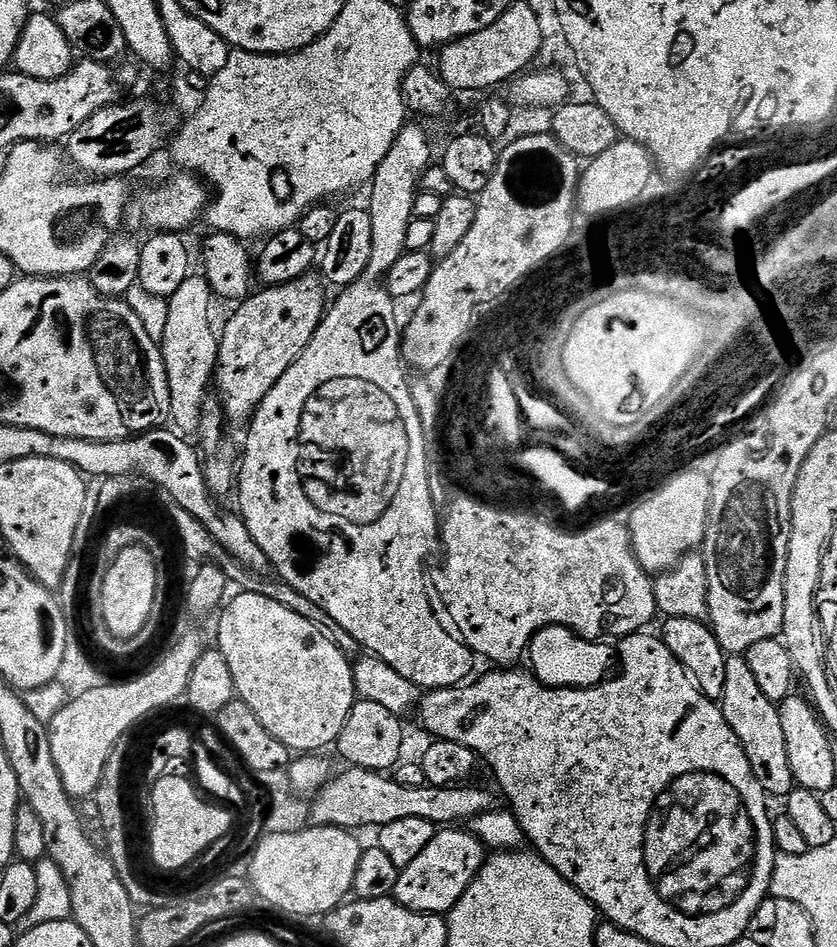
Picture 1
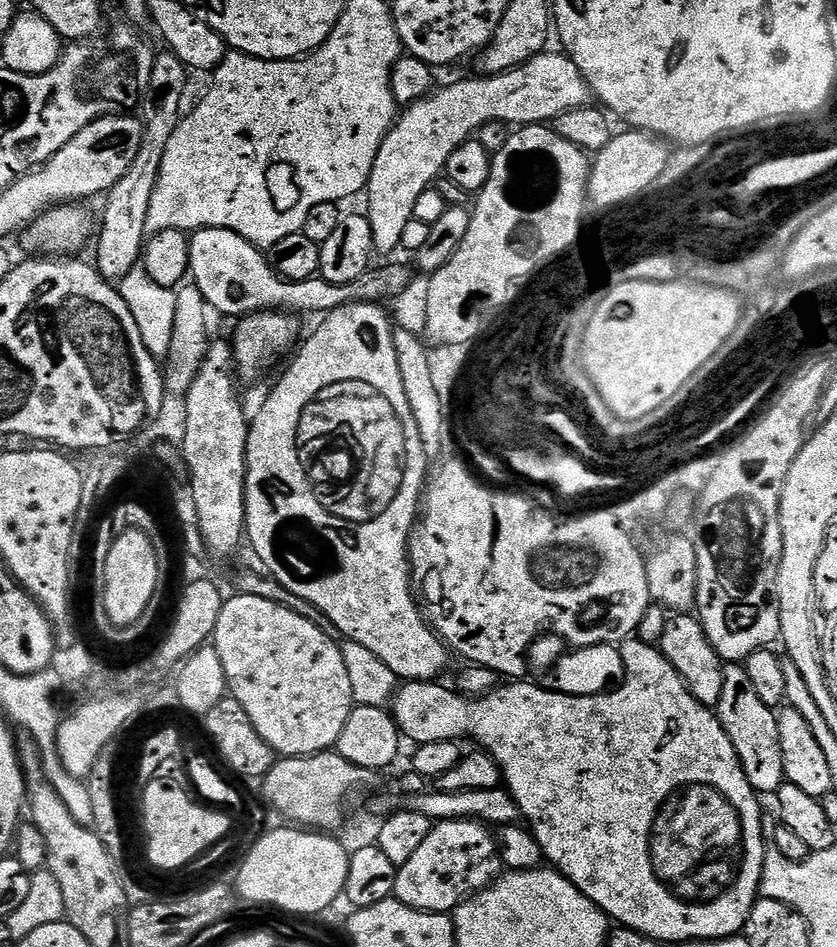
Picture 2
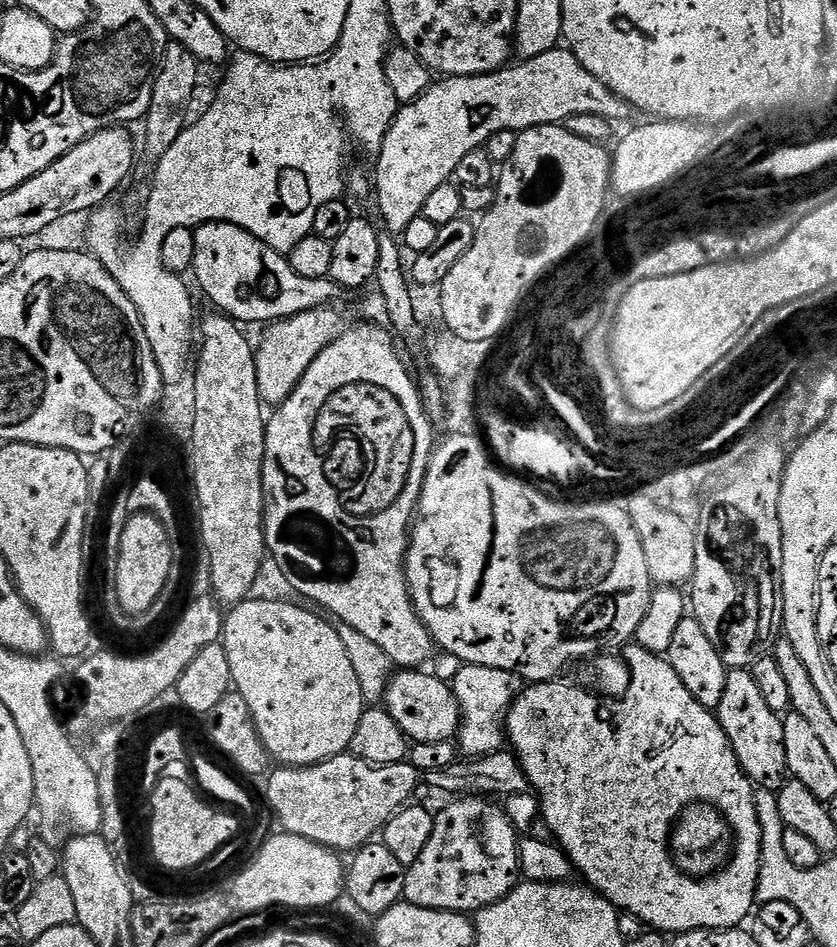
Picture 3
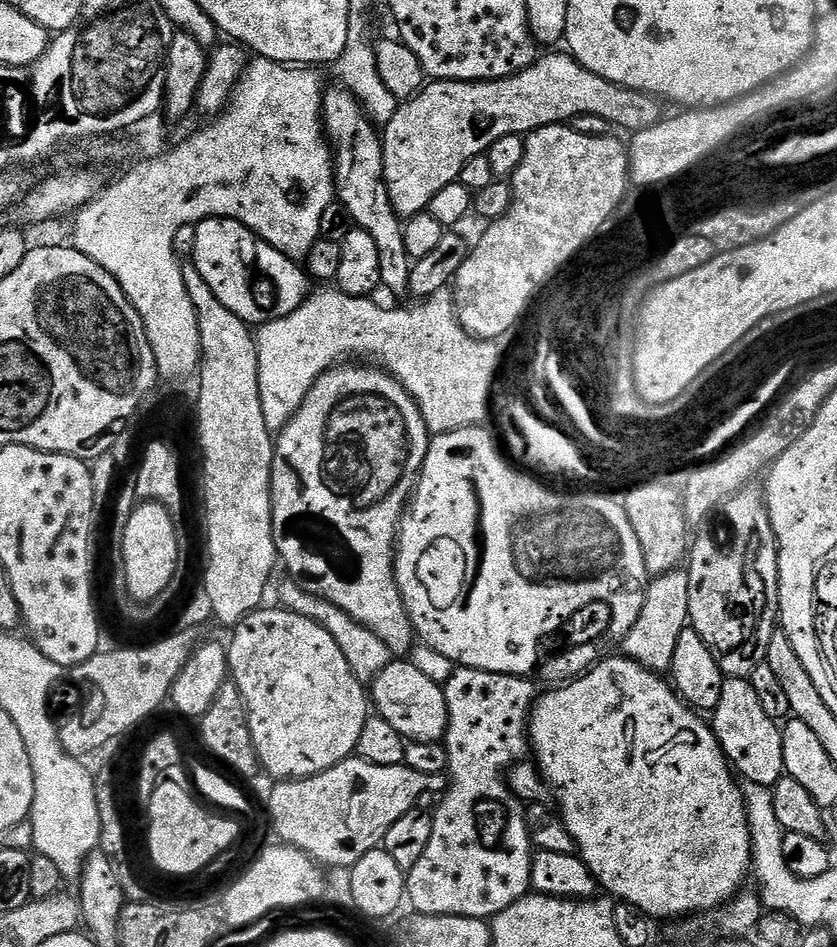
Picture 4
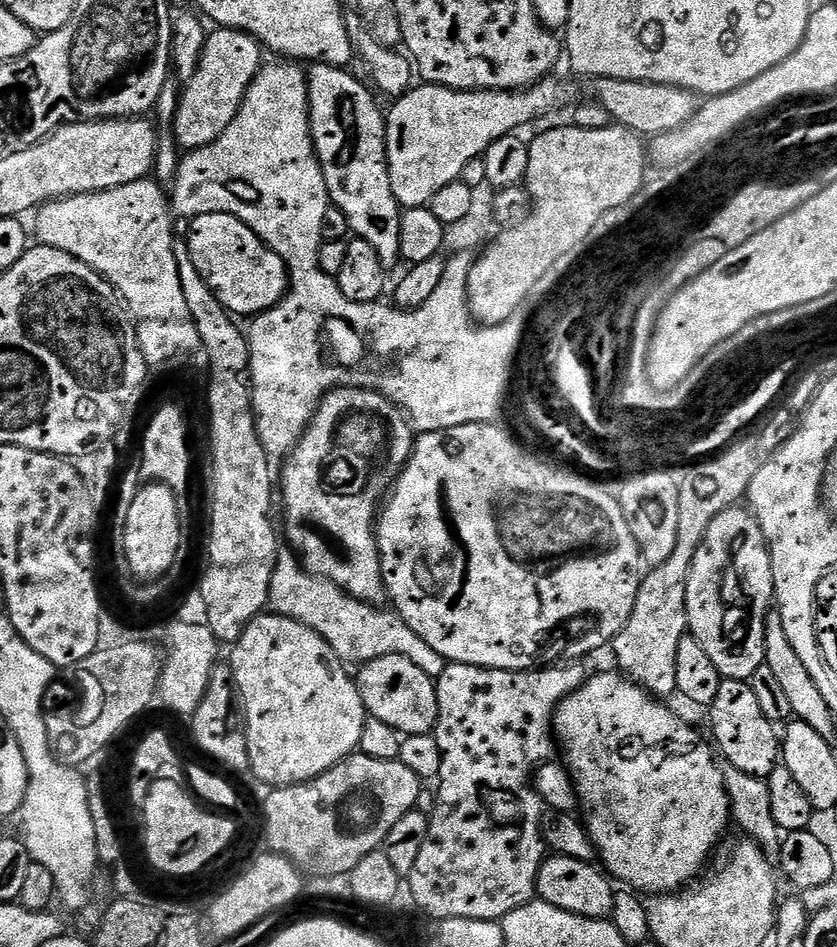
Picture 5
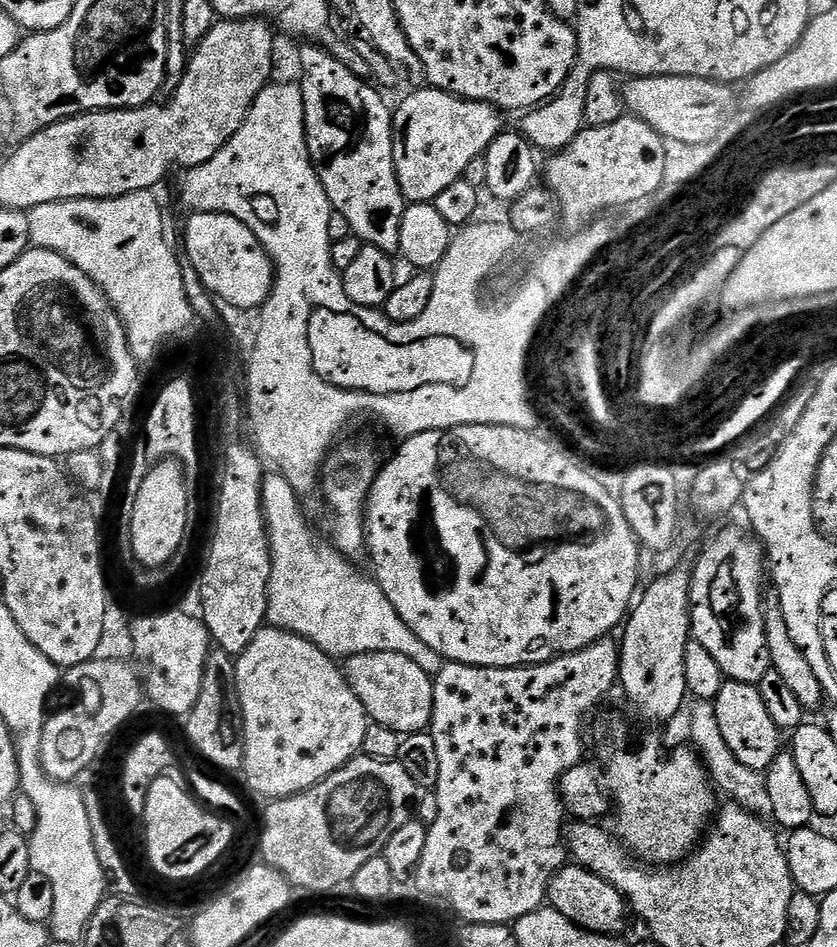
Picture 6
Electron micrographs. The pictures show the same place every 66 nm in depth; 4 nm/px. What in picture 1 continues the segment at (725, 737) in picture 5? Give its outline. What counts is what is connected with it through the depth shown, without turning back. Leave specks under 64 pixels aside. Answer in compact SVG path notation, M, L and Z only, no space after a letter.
M743 655L728 656L722 711L730 730L734 730L750 762L750 770L754 770L754 778L758 778L764 793L772 798L789 796L792 789L797 787L797 783L790 770L790 754L786 754L786 737L782 731L780 709L774 702L770 702L770 698L766 698L766 694L762 694L758 681L754 679L754 674Z

